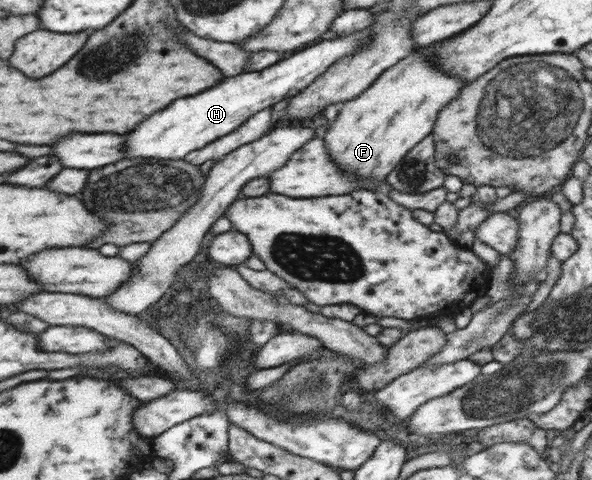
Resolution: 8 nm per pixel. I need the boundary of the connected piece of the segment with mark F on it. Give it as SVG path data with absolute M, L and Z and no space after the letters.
M415 48L411 54L395 63L389 70L383 71L357 98L339 106L336 119L320 132L326 147L331 150L331 160L343 164L340 168L351 172L359 180L360 189L377 190L405 153L419 143L419 140L422 141L429 132L433 132L438 112L459 94L463 86L465 82L461 79L440 71L428 59L428 52L425 49Z

